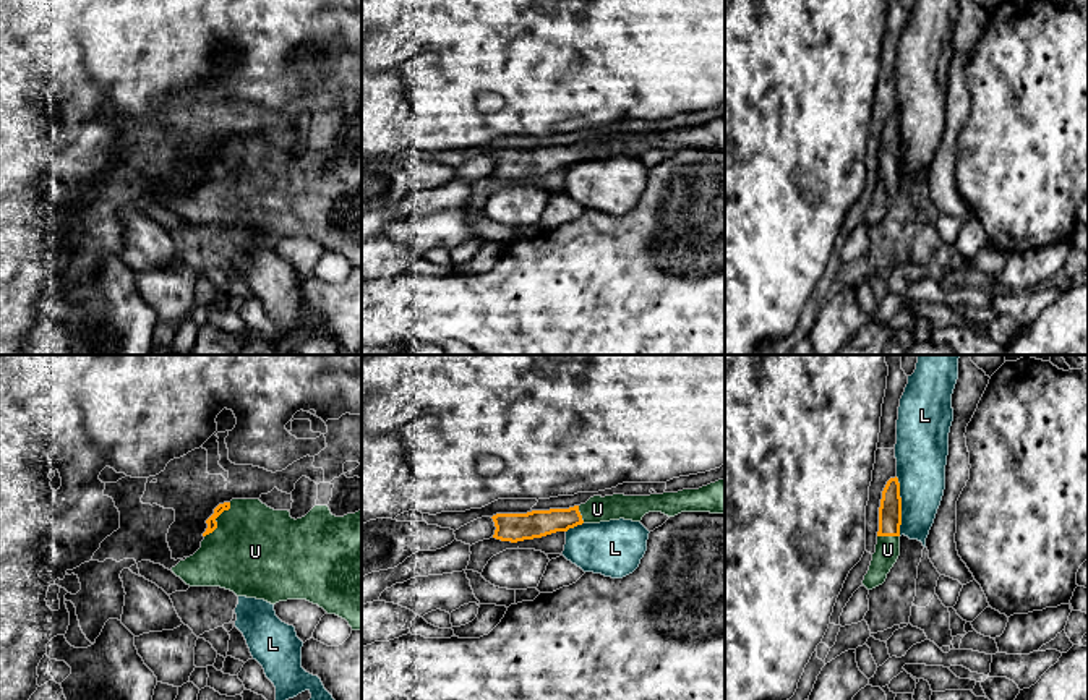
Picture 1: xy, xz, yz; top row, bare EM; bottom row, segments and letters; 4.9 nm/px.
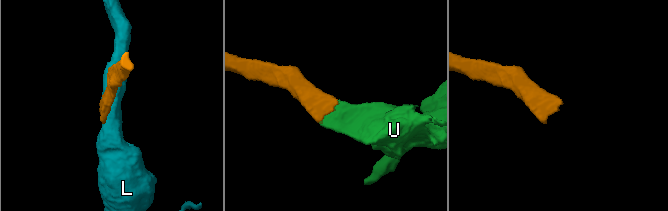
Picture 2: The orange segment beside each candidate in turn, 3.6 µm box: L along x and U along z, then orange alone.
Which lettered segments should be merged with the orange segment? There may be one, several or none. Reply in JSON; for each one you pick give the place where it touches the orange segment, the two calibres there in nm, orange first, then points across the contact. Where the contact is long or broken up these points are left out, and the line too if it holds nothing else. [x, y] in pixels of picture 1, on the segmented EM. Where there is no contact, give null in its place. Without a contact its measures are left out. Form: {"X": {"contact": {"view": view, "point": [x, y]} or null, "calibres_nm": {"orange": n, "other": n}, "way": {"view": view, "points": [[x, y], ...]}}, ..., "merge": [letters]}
{"U": {"contact": {"view": "xy", "point": [214, 520]}, "calibres_nm": {"orange": 50, "other": 440}}, "merge": ["U"]}

